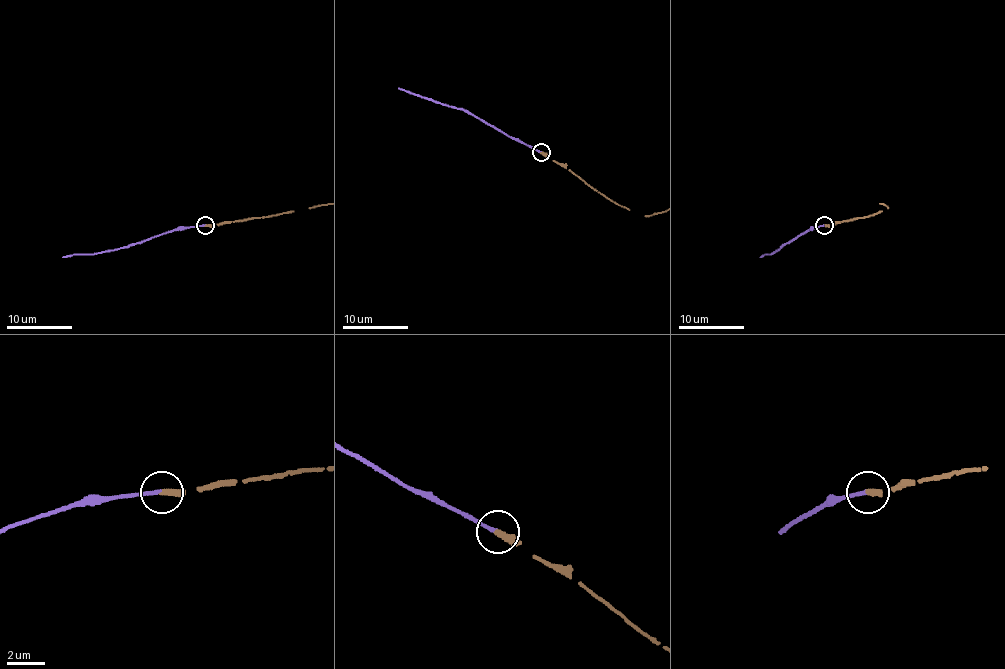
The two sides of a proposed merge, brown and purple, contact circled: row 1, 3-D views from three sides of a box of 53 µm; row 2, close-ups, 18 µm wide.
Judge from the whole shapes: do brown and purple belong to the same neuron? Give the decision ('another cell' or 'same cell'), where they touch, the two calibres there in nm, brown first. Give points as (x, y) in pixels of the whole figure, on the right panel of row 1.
same cell; at (824, 225); 380 nm thick on the brown side, 180 nm on the other

